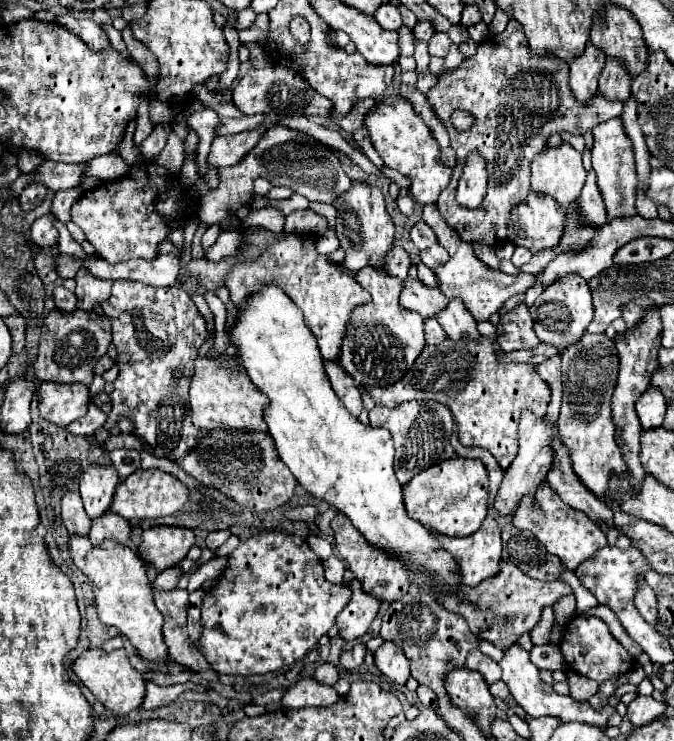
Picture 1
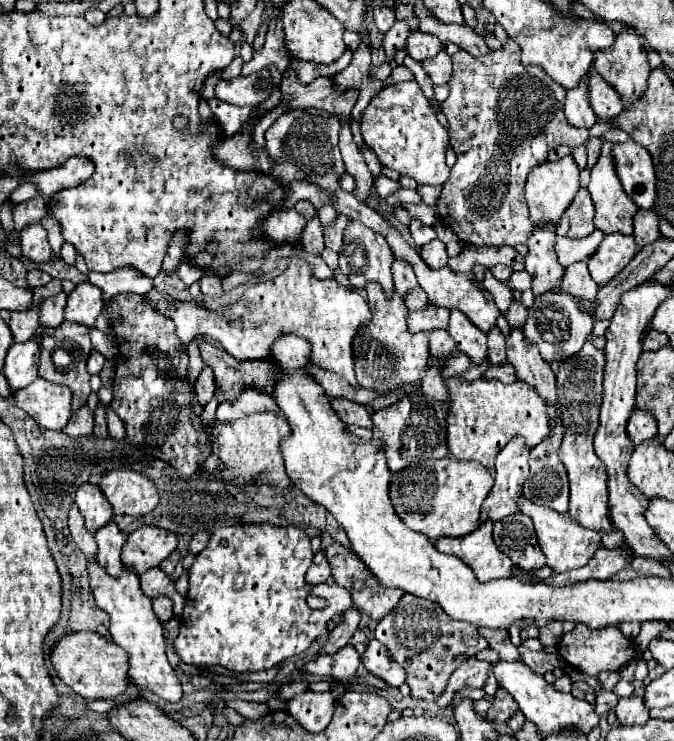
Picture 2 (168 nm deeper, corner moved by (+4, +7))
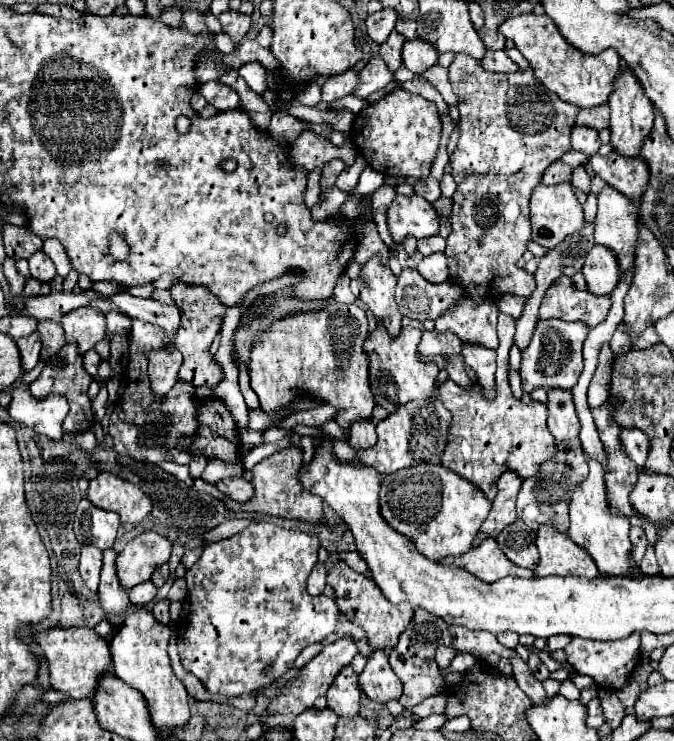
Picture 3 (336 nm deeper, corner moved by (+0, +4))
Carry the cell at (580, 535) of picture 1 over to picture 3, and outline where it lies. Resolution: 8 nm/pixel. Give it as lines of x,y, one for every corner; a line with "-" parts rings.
542,525
536,535
536,547
540,551
540,563
534,569
536,577
546,575
578,575
578,577
598,577
594,561
582,547
570,543
566,533
556,533
552,527

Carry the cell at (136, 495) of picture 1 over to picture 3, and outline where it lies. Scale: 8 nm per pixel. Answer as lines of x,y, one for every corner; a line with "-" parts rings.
104,471
90,479
86,499
92,501
98,509
118,513
122,523
132,525
142,523
152,511
152,501
142,493
138,485

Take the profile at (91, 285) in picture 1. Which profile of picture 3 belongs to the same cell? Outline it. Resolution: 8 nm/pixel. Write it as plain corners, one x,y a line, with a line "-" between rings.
94,307
70,311
70,315
62,317
60,325
66,333
66,343
78,345
80,355
94,349
94,345
106,335
106,317

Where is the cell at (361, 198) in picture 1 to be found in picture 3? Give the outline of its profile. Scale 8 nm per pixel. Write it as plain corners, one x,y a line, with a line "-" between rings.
372,257
364,267
356,283
350,283
352,293
362,301
378,323
382,323
388,335
394,339
402,329
402,313
394,301
396,277
388,267
380,265
380,257

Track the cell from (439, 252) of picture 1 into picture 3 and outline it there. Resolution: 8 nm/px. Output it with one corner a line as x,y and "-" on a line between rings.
438,253
438,255
430,255
424,257
422,263
418,265
418,273
430,281
430,283
444,283
448,281
448,265
446,265
446,255

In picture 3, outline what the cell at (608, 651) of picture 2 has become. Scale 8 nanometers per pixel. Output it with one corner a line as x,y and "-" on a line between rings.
630,633
626,639
618,639
614,641
594,641
590,639
572,639
566,645
566,657
568,663
574,667
576,673
580,675
588,675
596,681
598,687
602,689
612,689
618,691
622,689
628,679
632,677
634,667
640,661
640,633

